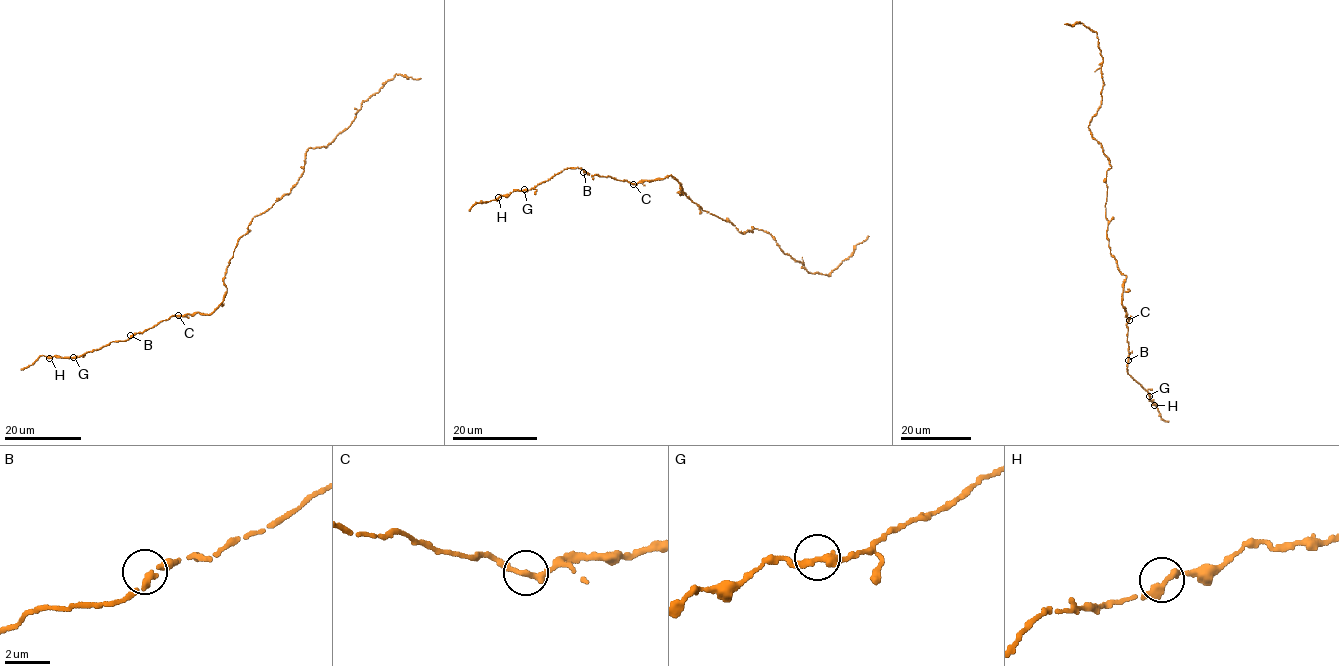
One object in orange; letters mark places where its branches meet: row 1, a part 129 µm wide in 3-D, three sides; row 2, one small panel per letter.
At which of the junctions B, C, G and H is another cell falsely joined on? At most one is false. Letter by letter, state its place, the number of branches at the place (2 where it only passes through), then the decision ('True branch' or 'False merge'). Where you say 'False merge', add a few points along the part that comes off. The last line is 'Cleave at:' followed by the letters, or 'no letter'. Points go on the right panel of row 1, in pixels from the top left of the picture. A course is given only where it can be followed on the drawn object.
B: Place: (1128, 360). Branches: 2. True branch
C: Place: (1129, 320). Branches: 2. True branch
G: Place: (1149, 396). Branches: 2. True branch
H: Place: (1154, 405). Branches: 2. True branch
Cleave at: no letter

